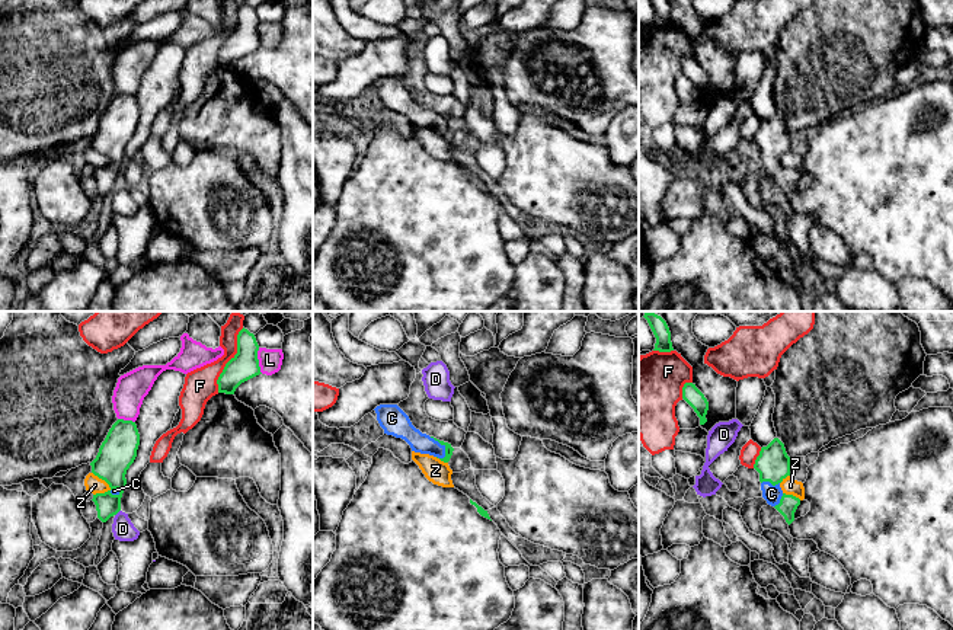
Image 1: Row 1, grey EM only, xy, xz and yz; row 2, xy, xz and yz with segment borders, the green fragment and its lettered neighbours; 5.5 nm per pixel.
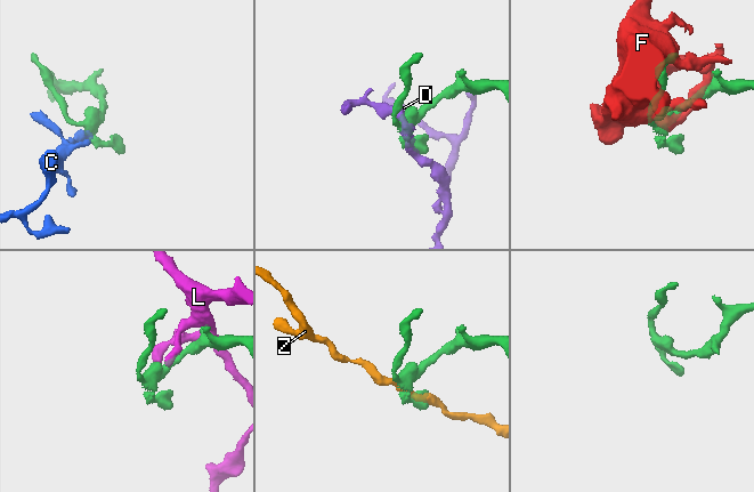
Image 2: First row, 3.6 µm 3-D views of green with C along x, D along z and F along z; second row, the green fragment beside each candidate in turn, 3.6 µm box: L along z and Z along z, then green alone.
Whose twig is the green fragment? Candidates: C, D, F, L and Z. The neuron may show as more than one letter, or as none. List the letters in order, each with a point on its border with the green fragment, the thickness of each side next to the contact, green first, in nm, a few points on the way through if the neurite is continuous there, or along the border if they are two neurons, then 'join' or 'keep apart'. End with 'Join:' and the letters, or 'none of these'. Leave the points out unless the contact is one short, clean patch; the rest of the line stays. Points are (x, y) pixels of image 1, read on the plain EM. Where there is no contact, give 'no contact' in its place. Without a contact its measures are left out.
C: meets green in xz at (443, 118); 50 nm thick on the green side, 120 nm on the other; runs through xz (448, 124), (443, 118), (419, 117), (402, 101); join
D: meets green in xy at (118, 185); 160 nm thick on the green side, 120 nm on the other; keep apart
F: meets green in xy at (230, 34); 160 nm thick on the green side, 180 nm on the other; keep apart
L: meets green in xy at (258, 35); 160 nm thick on the green side, 130 nm on the other; keep apart
Z: meets green in xy at (102, 153); 200 nm thick on the green side, 90 nm on the other; keep apart
Join: C

